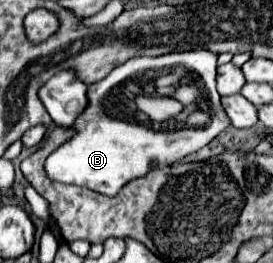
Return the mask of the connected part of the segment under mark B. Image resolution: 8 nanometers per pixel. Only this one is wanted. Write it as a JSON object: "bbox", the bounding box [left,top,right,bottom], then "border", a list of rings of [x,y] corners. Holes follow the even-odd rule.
{"bbox":[45,50,231,196],"border":[[[189,50],[189,52],[173,52],[173,54],[163,54],[157,58],[147,58],[147,56],[137,56],[121,64],[119,68],[113,68],[109,76],[103,80],[95,82],[89,86],[89,96],[91,104],[87,106],[87,112],[79,116],[79,122],[75,122],[77,134],[61,144],[45,162],[47,176],[55,182],[63,184],[75,184],[75,186],[85,186],[93,192],[105,194],[105,196],[115,196],[129,180],[145,176],[153,168],[163,168],[171,166],[173,162],[201,150],[207,146],[213,138],[217,138],[231,122],[223,110],[221,96],[216,88],[217,77],[217,54],[207,52],[207,50]],[[173,66],[185,66],[187,70],[195,72],[204,88],[208,92],[210,102],[210,120],[205,128],[183,128],[183,130],[173,130],[173,132],[155,132],[147,126],[141,124],[131,124],[127,120],[117,118],[117,98],[115,94],[121,94],[121,84],[127,82],[129,78],[143,74],[147,70],[159,70],[159,68],[173,68]]]}

